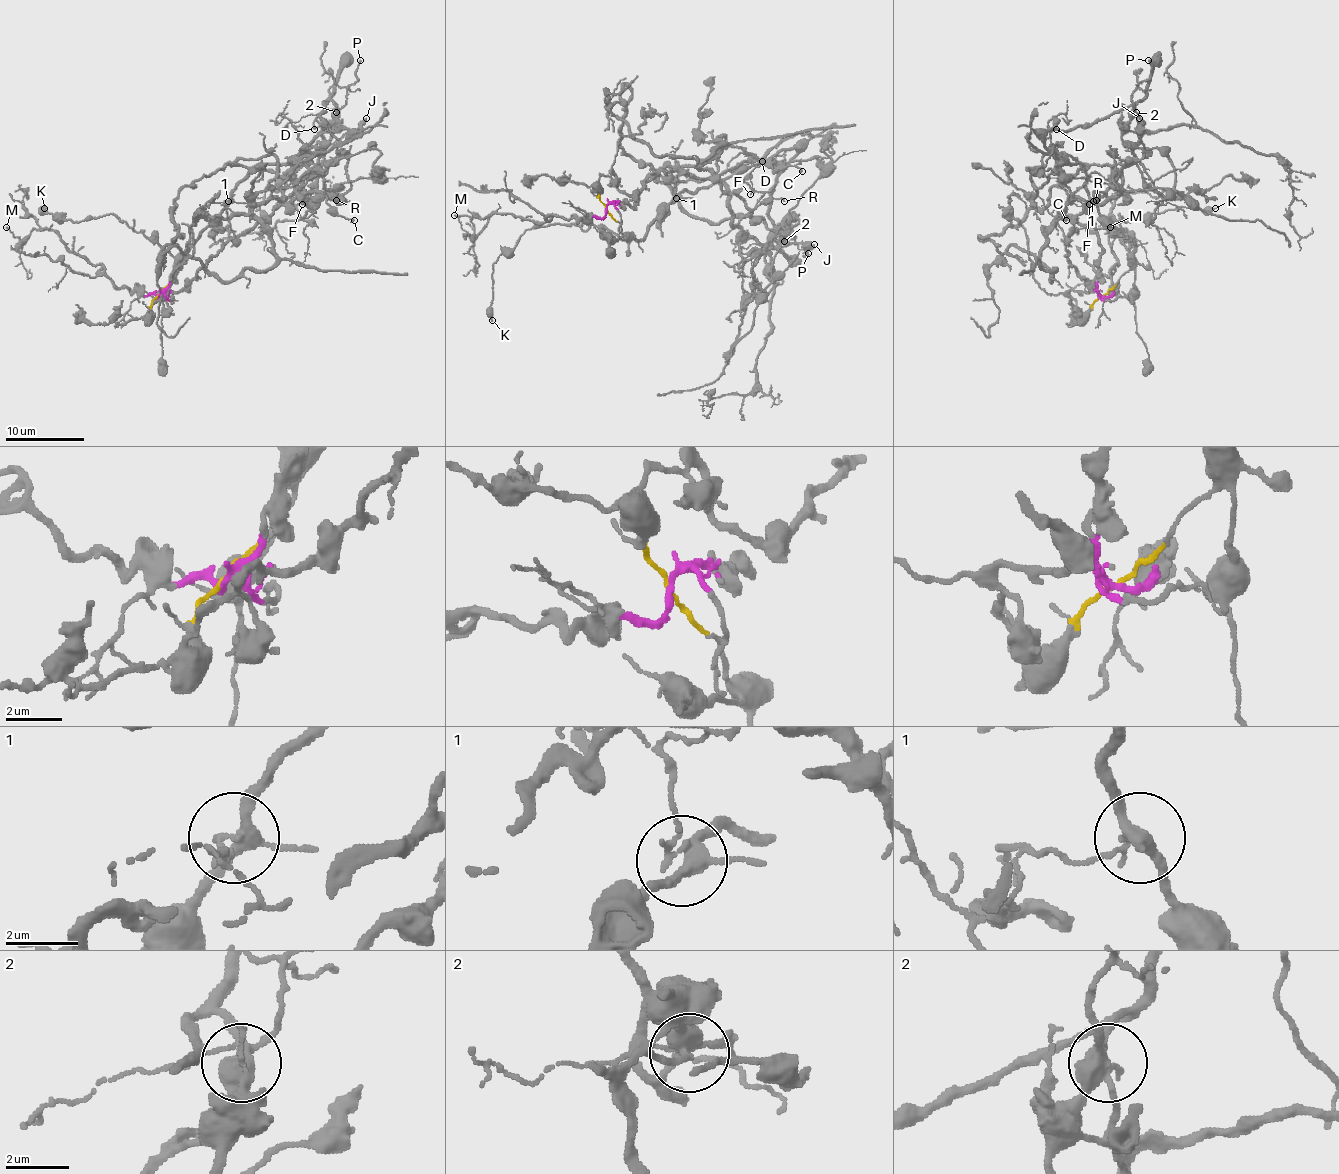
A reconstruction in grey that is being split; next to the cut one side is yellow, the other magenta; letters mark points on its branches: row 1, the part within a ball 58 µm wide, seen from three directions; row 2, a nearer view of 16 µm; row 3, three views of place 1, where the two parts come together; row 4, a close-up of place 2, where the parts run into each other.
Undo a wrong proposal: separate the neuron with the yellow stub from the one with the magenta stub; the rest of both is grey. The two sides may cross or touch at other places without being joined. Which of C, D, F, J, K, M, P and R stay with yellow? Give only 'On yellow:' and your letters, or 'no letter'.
On yellow: D, K

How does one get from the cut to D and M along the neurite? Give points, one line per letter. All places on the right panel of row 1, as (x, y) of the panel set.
D: (1103, 296), (1129, 268), (1135, 245), (1099, 213), (1082, 168), (1054, 154), (1045, 141), (1054, 125), (1056, 129)
M: (1103, 296), (1113, 292), (1111, 274), (1117, 264), (1109, 229), (1125, 229), (1131, 239), (1109, 227)

